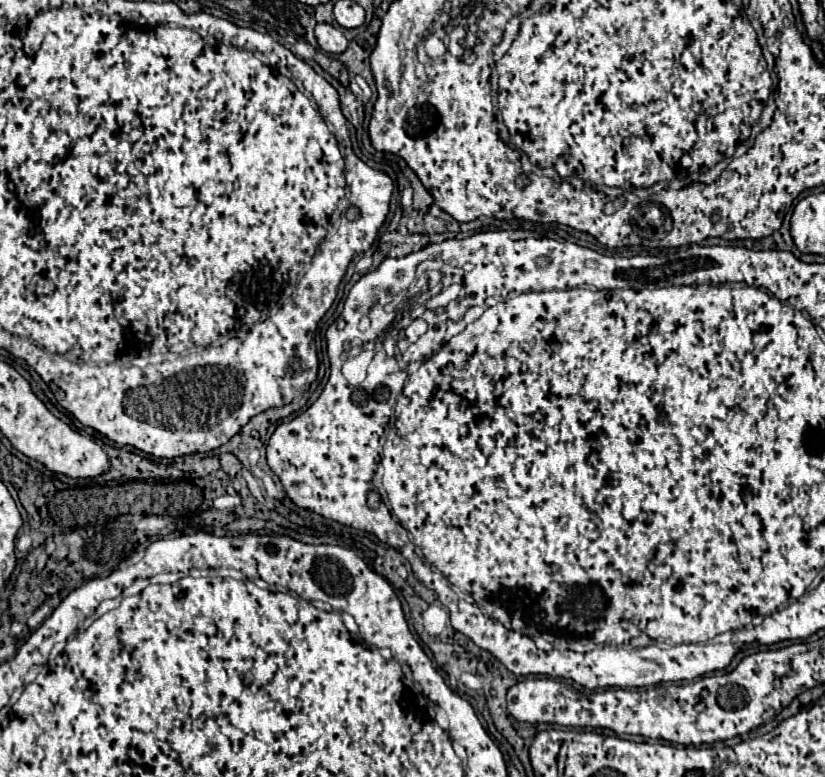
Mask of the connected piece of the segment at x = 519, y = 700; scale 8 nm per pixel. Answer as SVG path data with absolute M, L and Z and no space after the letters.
M536 677L514 684L508 690L508 712L528 724L562 724L578 726L578 692L568 690L566 684L550 677Z

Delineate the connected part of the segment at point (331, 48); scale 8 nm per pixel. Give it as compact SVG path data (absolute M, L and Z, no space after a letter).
M320 22L314 30L316 34L316 40L318 40L318 46L324 50L324 52L330 52L330 54L340 54L346 50L348 46L348 40L346 36L342 34L342 30L334 28L332 24L326 24L326 22Z

